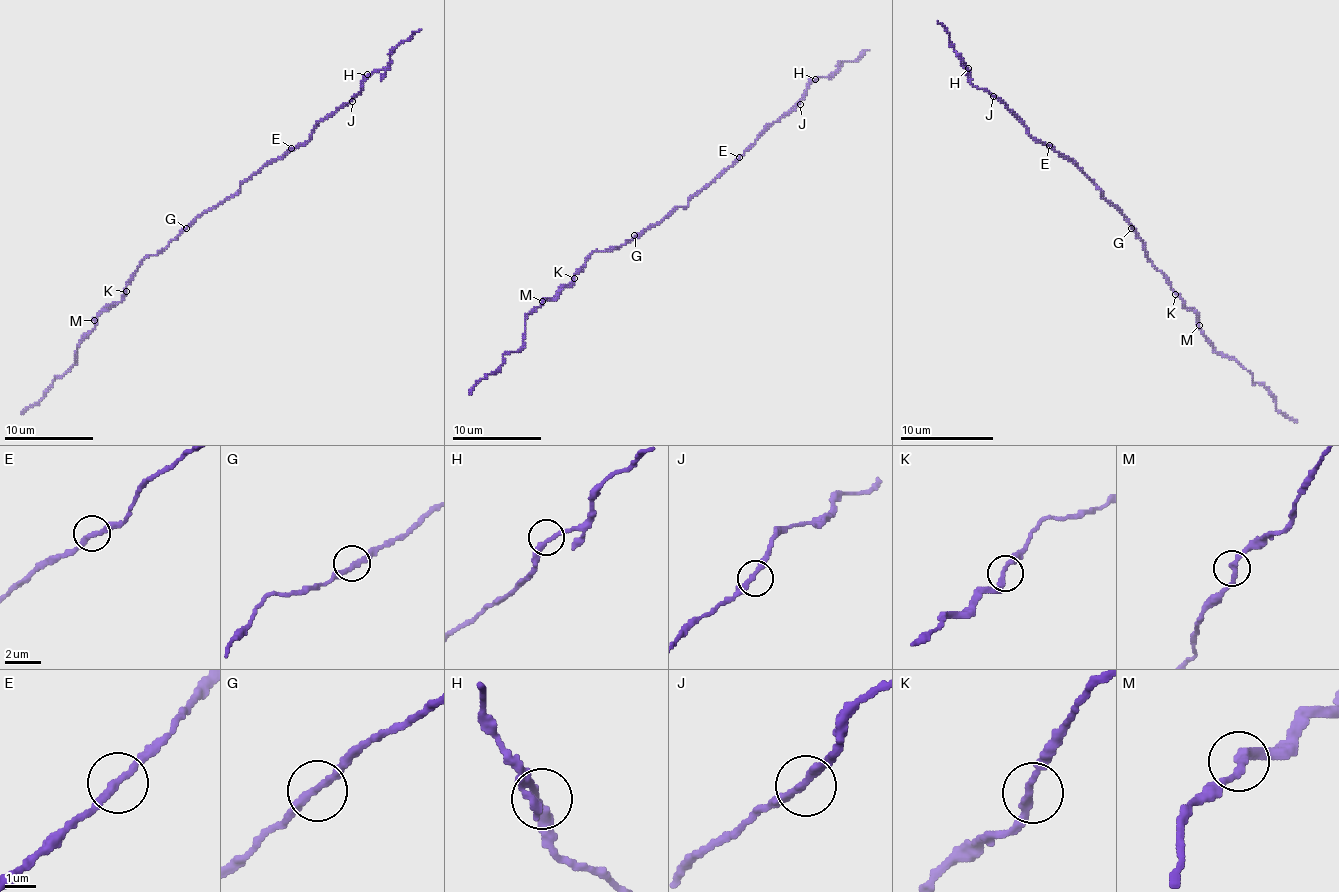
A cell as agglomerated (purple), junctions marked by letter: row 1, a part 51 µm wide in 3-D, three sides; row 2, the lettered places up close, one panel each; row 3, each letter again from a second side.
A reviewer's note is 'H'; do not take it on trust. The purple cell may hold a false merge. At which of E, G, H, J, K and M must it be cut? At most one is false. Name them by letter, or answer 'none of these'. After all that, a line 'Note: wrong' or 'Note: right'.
none of these
Note: wrong

